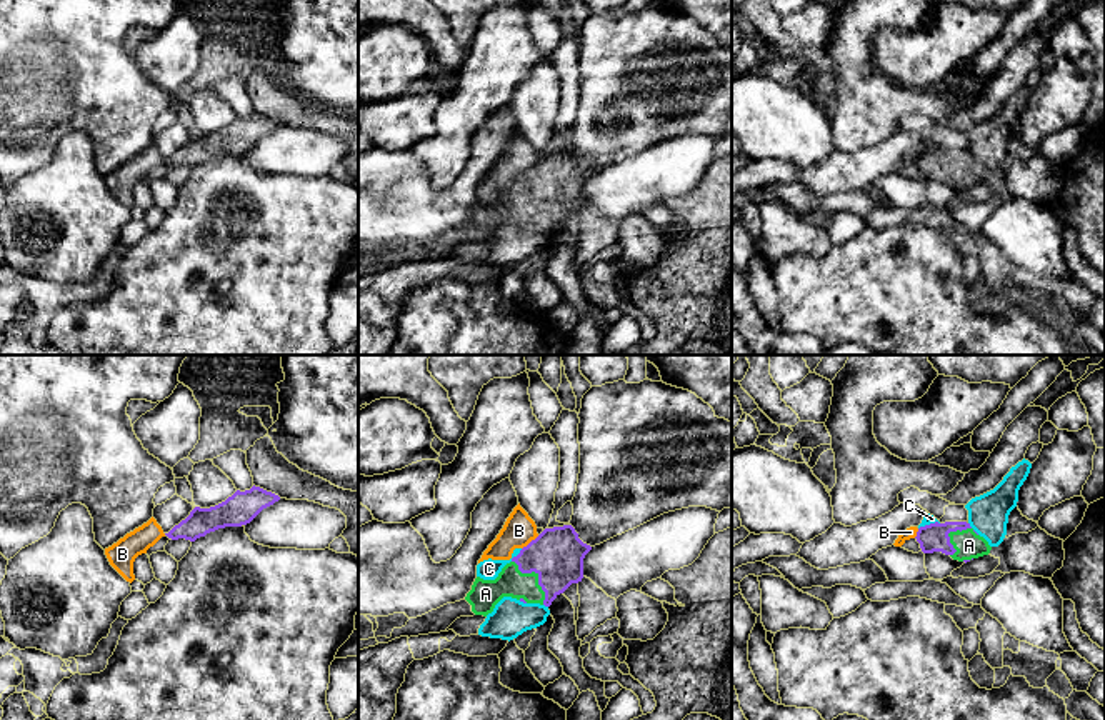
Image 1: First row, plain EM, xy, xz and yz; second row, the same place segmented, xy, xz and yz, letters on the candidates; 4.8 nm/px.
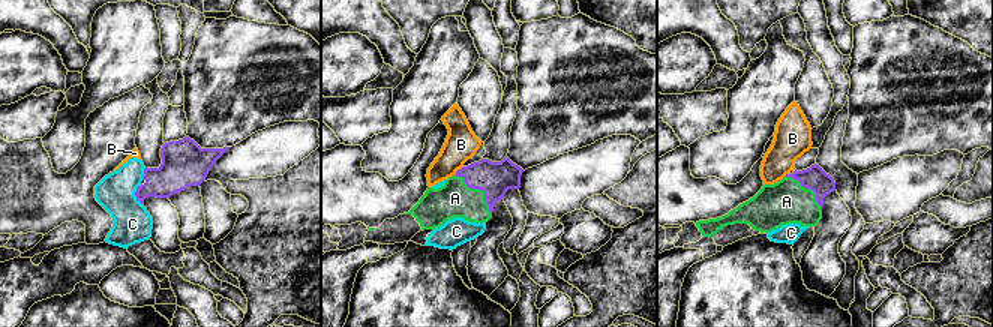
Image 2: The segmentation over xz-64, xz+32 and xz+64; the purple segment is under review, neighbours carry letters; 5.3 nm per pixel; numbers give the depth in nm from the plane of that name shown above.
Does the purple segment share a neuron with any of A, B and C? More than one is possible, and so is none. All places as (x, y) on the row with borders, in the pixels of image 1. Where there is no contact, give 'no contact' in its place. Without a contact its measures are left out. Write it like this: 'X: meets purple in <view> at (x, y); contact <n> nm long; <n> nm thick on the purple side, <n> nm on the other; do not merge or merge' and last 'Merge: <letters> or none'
A: meets purple in xz at (539, 577); contact 260 nm long; 260 nm thick on the purple side, 140 nm on the other; merge
B: meets purple in xz at (532, 540); contact 110 nm long; 260 nm thick on the purple side, 160 nm on the other; do not merge
C: meets purple in xz at (517, 555); contact 90 nm long; 260 nm thick on the purple side, 100 nm on the other; do not merge
Merge: A

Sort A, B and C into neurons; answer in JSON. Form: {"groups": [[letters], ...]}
{"groups": [["A"], ["B", "C"]]}

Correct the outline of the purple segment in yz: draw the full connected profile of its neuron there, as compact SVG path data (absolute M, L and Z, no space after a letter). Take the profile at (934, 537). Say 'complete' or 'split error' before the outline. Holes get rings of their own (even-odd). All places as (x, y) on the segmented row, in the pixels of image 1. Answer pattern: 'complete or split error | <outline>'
split error | M945 522L920 527L917 542L923 553L942 552L958 562L988 555L992 547L967 522Z

